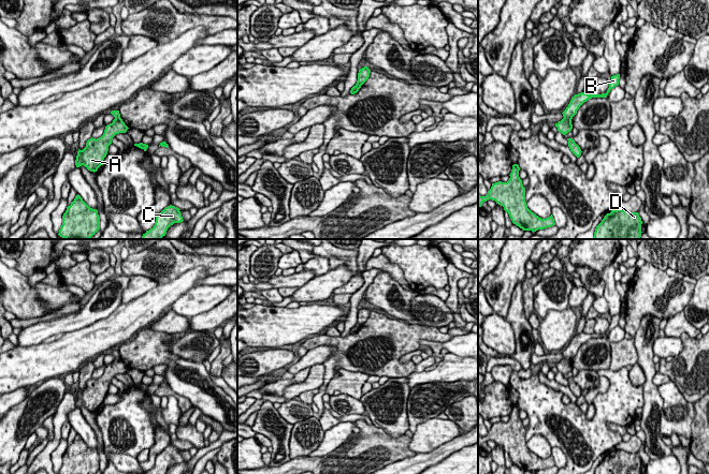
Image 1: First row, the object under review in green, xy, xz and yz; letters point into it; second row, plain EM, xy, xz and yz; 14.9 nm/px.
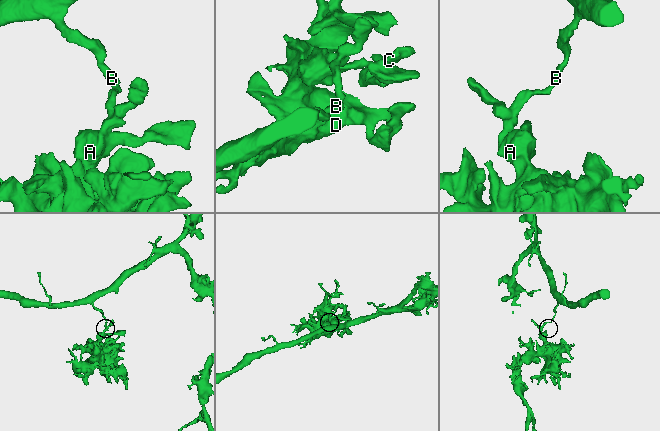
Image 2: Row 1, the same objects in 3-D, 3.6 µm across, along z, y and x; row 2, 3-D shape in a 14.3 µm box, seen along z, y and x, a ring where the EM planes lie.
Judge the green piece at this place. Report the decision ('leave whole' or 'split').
split

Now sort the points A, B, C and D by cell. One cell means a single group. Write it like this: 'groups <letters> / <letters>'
groups A C D / B

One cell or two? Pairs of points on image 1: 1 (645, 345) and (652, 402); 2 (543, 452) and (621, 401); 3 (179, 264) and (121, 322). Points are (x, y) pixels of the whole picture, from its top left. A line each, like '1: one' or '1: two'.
1: one
2: two
3: two

